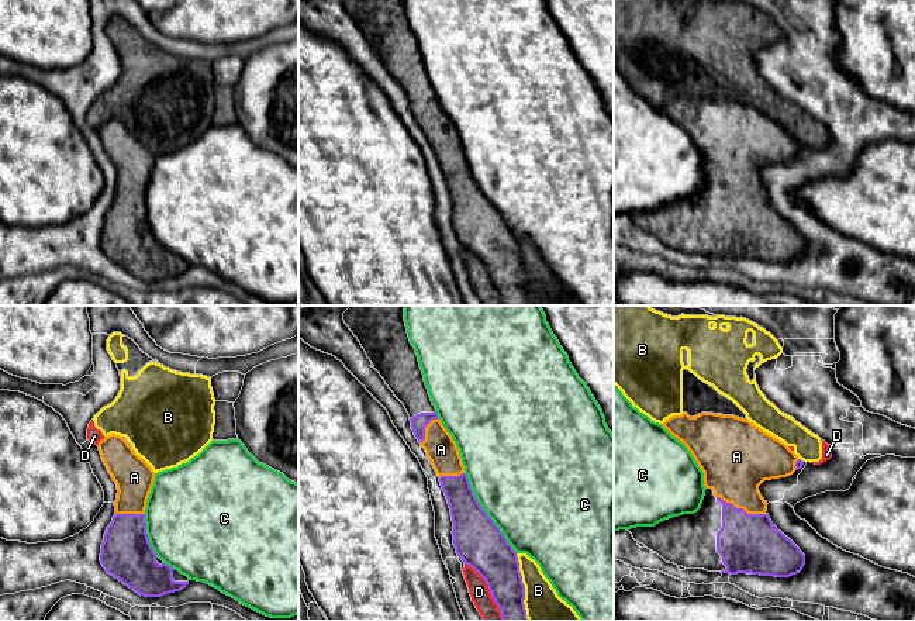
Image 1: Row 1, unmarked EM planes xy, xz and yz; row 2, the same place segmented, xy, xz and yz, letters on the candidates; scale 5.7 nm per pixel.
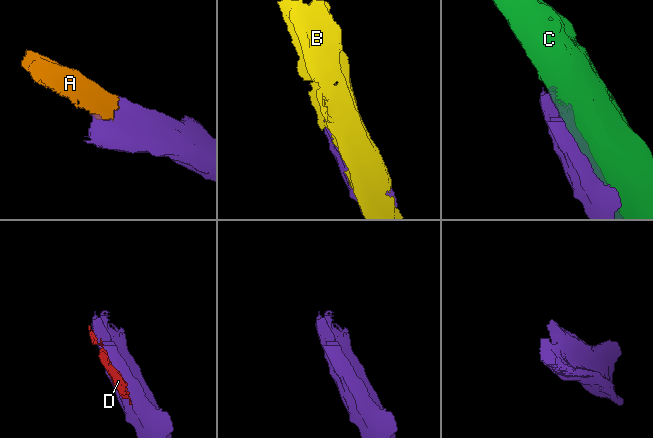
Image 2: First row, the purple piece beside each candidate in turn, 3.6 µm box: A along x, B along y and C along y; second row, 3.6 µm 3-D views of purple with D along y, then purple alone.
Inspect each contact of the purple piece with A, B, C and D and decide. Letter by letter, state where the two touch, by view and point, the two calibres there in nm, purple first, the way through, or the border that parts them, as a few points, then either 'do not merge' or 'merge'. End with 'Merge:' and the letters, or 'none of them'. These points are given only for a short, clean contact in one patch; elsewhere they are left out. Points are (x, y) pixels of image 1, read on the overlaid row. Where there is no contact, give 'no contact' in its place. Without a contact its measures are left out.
A: meets purple in yz at (741, 509); 340 nm thick on the purple side, 360 nm on the other; merge
B: meets purple in xz at (524, 587); 240 nm thick on the purple side, 280 nm on the other; do not merge
C: meets purple in xz at (486, 513); 280 nm thick on the purple side, 500 nm on the other; do not merge
D: meets purple in xz at (489, 589); 260 nm thick on the purple side, 110 nm on the other; do not merge
Merge: A

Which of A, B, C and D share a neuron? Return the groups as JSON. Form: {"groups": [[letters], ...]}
{"groups": [["A"], ["B", "D"], ["C"]]}

